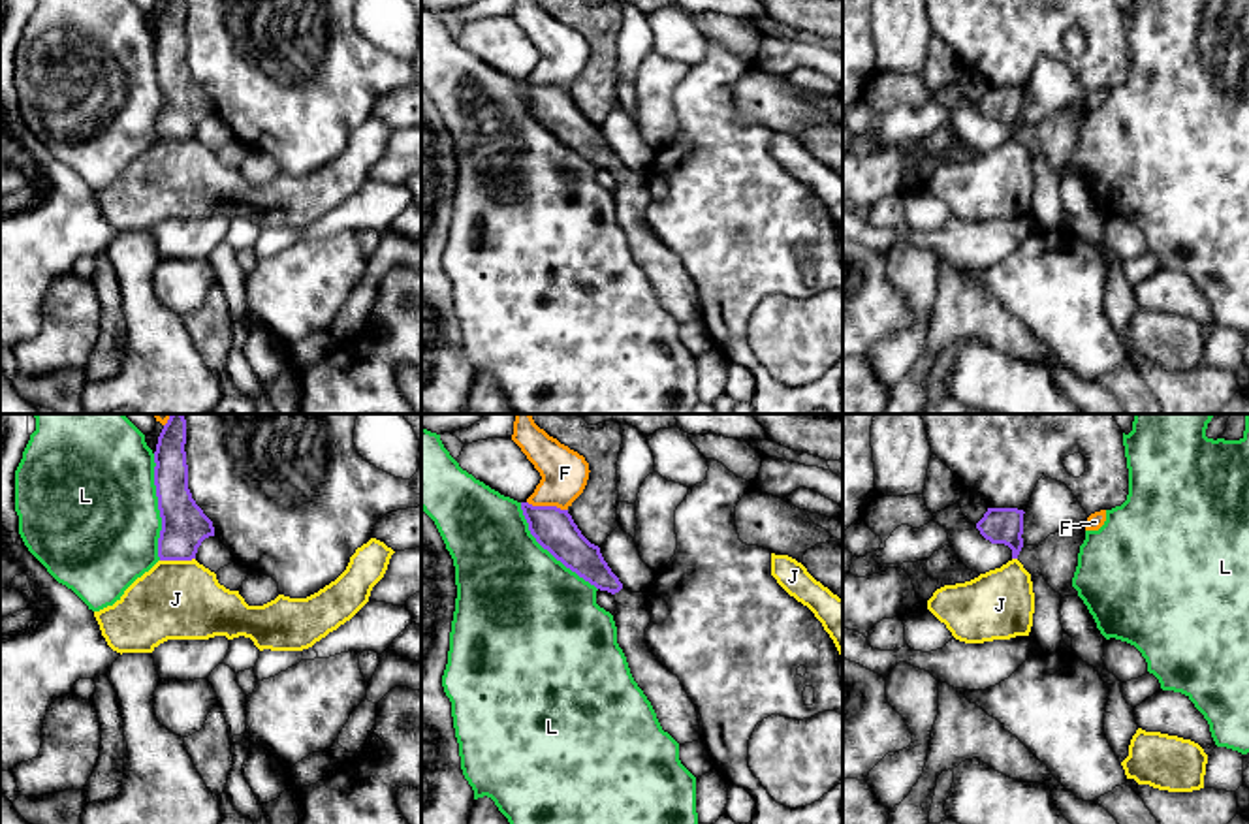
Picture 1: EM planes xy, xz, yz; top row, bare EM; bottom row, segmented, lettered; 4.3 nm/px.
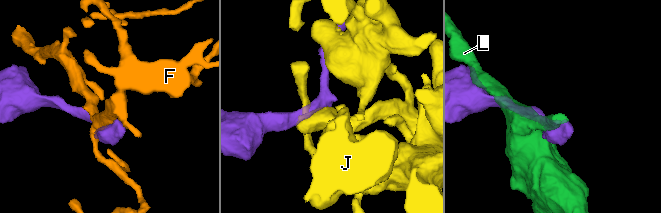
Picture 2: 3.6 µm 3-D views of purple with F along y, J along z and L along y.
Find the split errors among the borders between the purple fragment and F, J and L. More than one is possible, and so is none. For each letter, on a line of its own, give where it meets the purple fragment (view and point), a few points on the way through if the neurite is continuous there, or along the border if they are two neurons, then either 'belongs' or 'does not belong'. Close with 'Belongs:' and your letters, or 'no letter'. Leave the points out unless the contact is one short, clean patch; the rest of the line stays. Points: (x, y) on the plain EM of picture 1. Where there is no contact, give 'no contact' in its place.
F: contact xz (548, 85); does not belong
J: contact xy (177, 138); does not belong
L: contact xy (158, 85); does not belong
Belongs: no letter

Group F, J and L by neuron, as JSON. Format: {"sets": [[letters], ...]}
{"sets": [["F"], ["J"], ["L"]]}

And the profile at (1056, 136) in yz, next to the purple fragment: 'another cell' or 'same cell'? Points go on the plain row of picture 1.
same cell

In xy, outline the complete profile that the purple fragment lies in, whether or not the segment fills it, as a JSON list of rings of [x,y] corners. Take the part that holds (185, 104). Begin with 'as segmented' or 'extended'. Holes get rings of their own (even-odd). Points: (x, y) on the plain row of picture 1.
as segmented; [[[167,0],[154,30],[154,64],[162,96],[160,139],[192,139],[201,120],[214,115],[213,100],[188,68],[184,23],[186,0]]]

